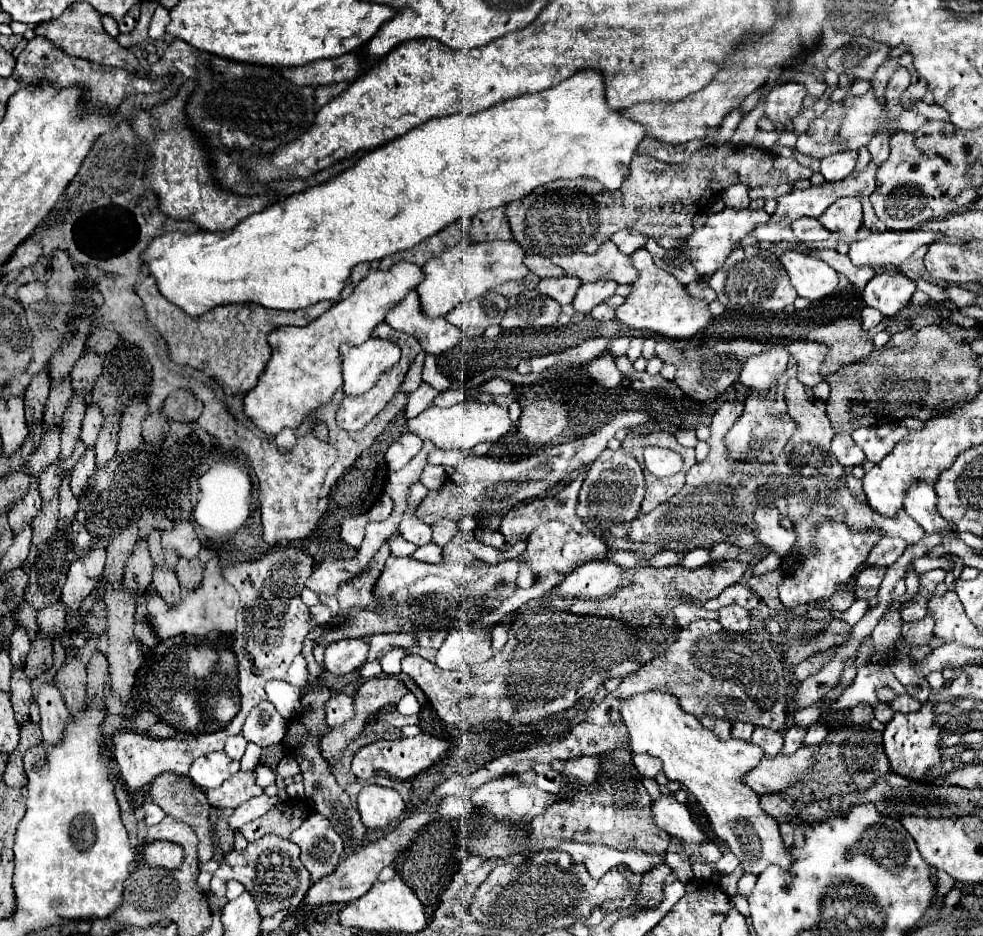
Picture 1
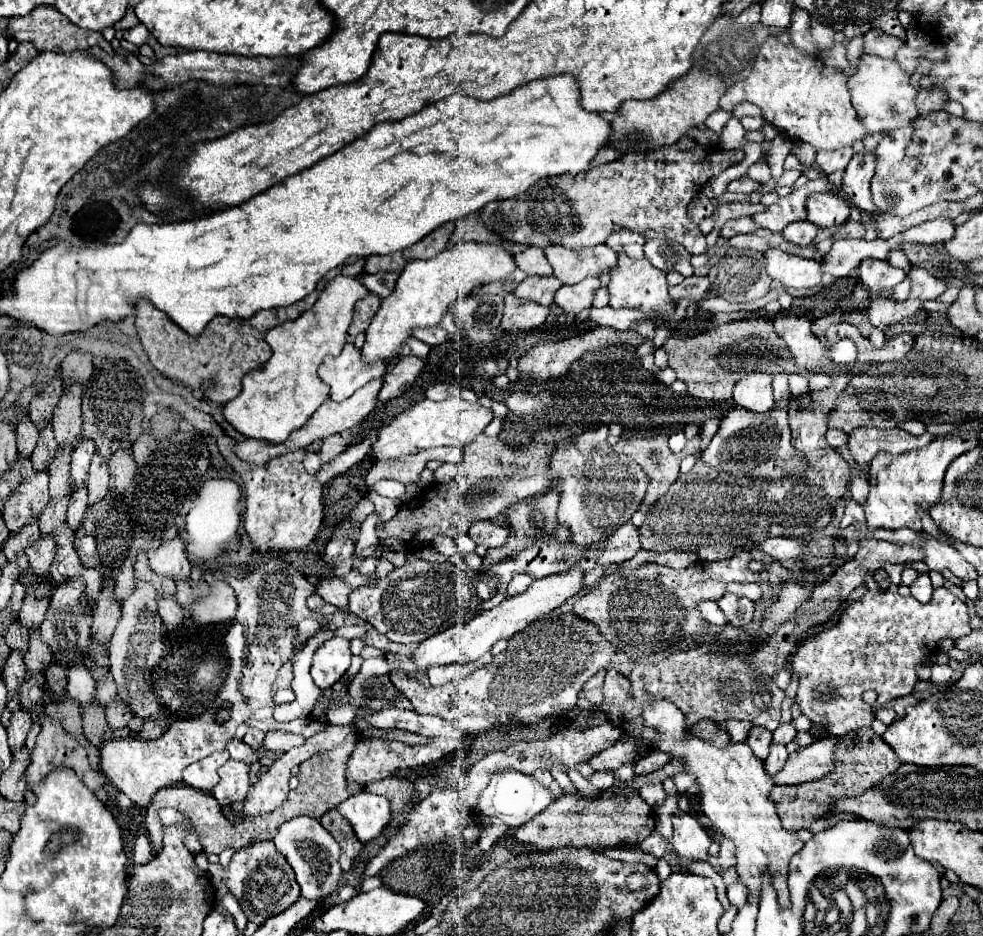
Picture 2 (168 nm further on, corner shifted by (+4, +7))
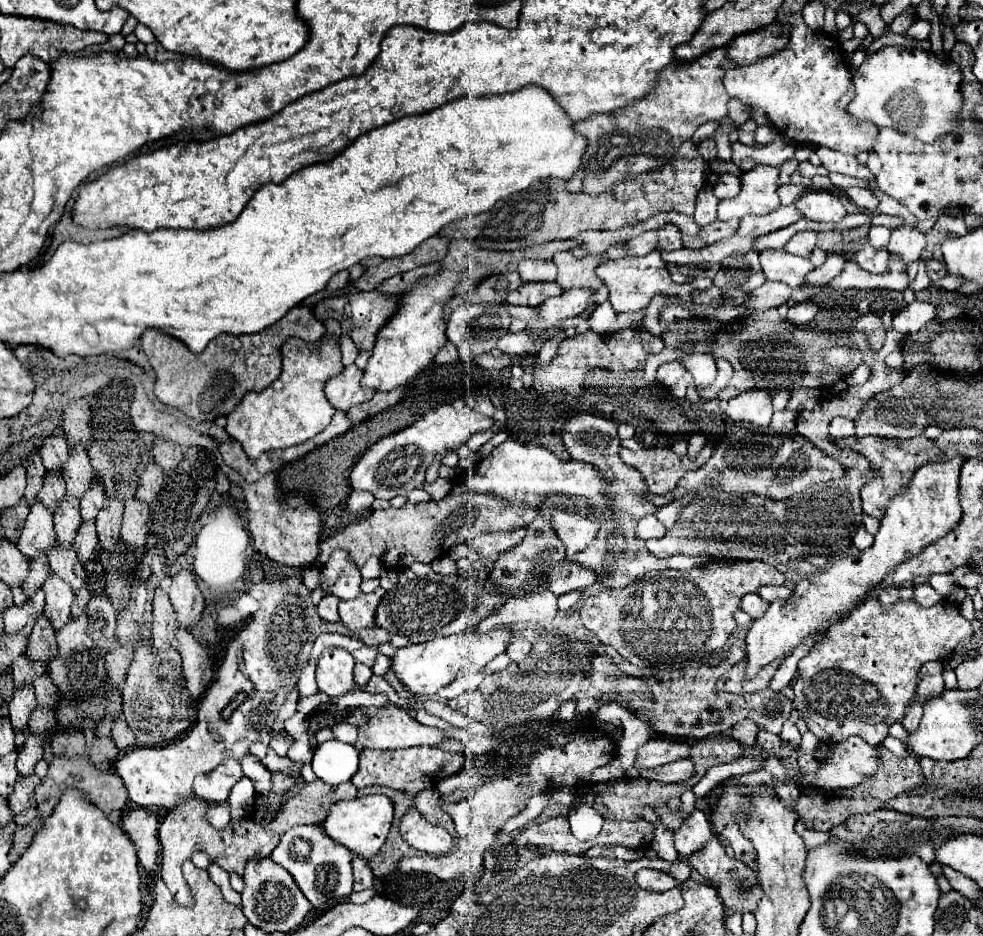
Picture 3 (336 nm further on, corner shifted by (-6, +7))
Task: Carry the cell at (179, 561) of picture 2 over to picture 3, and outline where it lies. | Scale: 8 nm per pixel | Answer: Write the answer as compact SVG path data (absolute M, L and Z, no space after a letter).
M180 570L172 578L172 584L168 586L168 596L172 600L172 606L176 610L176 620L182 630L194 630L200 624L200 616L204 610L204 596L192 576L190 570Z

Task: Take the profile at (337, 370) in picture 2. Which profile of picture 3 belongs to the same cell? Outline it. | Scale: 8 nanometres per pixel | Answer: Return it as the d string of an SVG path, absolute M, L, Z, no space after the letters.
M356 364L344 368L342 374L326 382L328 402L340 412L348 412L352 406L370 400L374 390L362 390L360 378L362 378L362 370Z

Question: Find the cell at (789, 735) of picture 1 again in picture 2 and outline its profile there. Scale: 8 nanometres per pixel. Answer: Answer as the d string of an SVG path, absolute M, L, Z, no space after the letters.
M772 744L772 746L770 746L770 756L764 760L764 766L766 766L768 774L774 776L778 770L782 770L786 758L788 758L786 746L784 746L784 744Z

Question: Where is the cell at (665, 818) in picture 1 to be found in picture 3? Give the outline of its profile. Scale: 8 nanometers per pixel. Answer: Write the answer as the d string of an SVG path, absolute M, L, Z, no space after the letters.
M716 836L706 844L706 850L700 850L698 854L692 854L688 858L688 862L704 880L708 880L716 888L718 898L722 898L722 906L724 906L726 916L728 914L754 912L758 908L758 900L762 898L762 888L758 886L760 882L758 882L756 870L752 870L750 866L738 862L736 858L730 858L724 852L724 846L720 844L720 840Z

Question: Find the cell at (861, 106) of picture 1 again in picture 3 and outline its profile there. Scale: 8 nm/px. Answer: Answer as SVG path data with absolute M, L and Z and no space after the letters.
M886 46L866 56L854 70L856 96L848 104L848 112L858 120L874 122L876 126L900 128L902 134L918 136L922 142L936 142L944 134L954 132L962 110L962 72L952 60L944 62L932 50Z

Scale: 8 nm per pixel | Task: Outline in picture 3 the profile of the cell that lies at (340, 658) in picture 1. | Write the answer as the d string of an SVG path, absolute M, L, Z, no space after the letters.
M328 648L318 660L316 682L318 690L330 698L338 698L352 690L354 686L354 658L342 648Z

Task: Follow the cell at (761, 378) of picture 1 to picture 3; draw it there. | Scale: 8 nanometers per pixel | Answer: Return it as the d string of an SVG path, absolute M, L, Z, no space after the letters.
M766 390L742 392L726 404L726 416L736 424L768 426L772 420L772 412L774 410L770 404L770 392Z

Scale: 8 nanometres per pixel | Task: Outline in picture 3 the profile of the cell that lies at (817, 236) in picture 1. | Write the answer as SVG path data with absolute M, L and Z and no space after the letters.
M798 232L788 240L788 244L784 248L786 248L786 252L790 252L794 256L810 258L812 250L816 248L816 238L818 238L818 232Z

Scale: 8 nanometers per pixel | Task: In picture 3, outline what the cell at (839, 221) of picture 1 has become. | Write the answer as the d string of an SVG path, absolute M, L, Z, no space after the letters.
M810 190L806 196L796 200L796 208L808 220L816 222L840 222L846 216L846 208L842 206L840 198L826 190Z

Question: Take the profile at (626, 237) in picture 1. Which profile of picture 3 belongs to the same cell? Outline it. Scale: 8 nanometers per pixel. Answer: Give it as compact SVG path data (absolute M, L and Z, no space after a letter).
M648 230L648 232L642 232L640 236L636 236L634 240L626 242L626 244L608 248L606 256L608 256L608 260L626 258L626 256L642 256L642 254L648 254L650 250L654 250L656 246L658 246L658 232Z

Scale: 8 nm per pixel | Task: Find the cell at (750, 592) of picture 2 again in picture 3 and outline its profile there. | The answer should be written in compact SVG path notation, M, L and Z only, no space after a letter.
M764 586L762 590L758 590L758 594L768 600L768 602L774 602L774 600L786 600L792 596L792 590L788 586Z

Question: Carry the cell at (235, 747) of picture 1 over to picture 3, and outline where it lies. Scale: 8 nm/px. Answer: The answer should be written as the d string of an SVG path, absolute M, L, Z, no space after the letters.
M246 754L246 756L242 758L242 770L244 770L244 774L254 782L256 794L260 794L260 796L270 796L270 794L274 792L270 772L268 772L260 762L254 762L254 756L252 756L252 754Z

